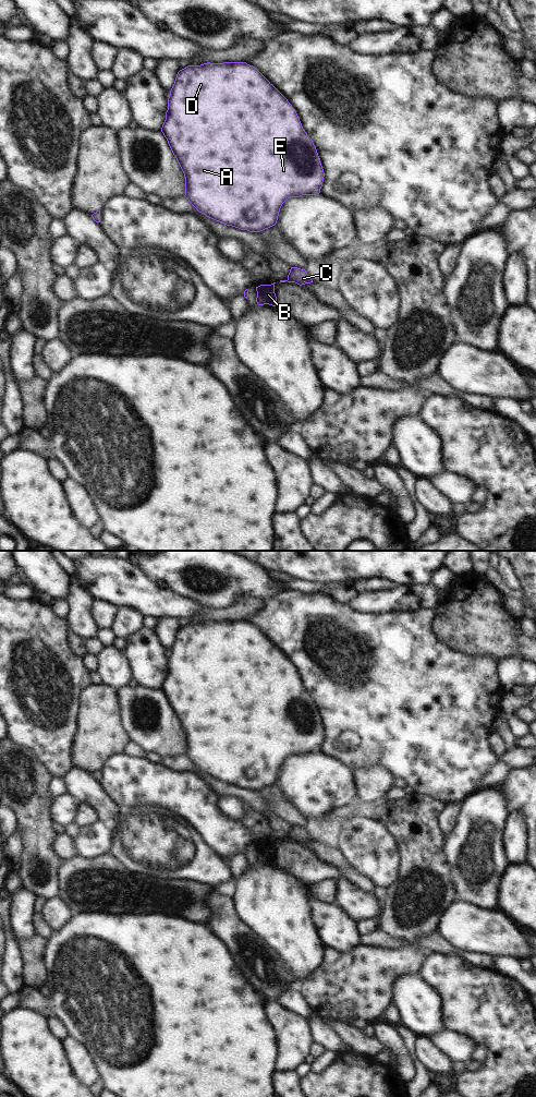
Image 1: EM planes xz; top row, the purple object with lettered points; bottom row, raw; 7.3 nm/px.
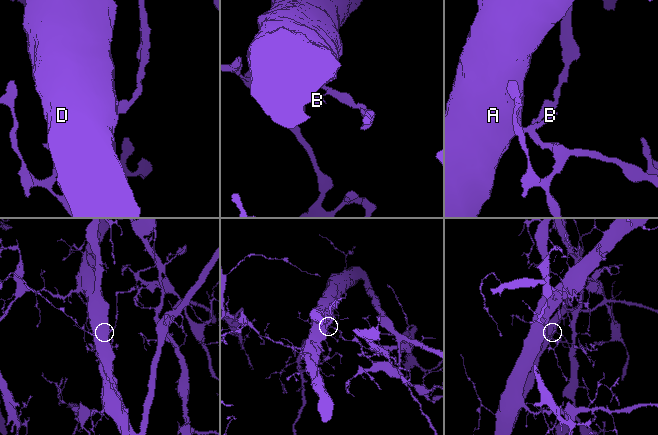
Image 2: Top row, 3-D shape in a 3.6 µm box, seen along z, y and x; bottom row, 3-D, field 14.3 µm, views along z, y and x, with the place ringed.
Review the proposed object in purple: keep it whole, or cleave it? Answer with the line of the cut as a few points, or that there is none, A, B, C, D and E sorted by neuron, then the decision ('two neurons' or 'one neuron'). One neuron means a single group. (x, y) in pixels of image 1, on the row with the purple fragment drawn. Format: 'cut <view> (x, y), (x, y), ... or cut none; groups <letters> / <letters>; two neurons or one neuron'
cut xz (288, 278), (293, 281); groups A B D E / C; two neurons

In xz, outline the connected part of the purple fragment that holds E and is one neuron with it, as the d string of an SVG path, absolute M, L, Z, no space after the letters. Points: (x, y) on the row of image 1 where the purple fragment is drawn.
M246 62L204 63L180 70L168 98L168 110L161 132L175 156L185 177L185 197L207 217L249 232L260 232L277 224L282 204L290 197L317 195L322 186L325 172L316 146L302 126L300 118L288 99L253 65Z

